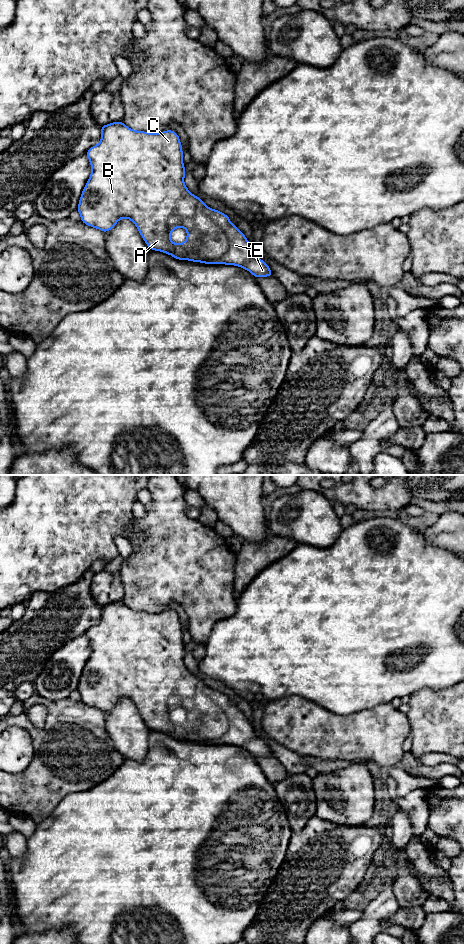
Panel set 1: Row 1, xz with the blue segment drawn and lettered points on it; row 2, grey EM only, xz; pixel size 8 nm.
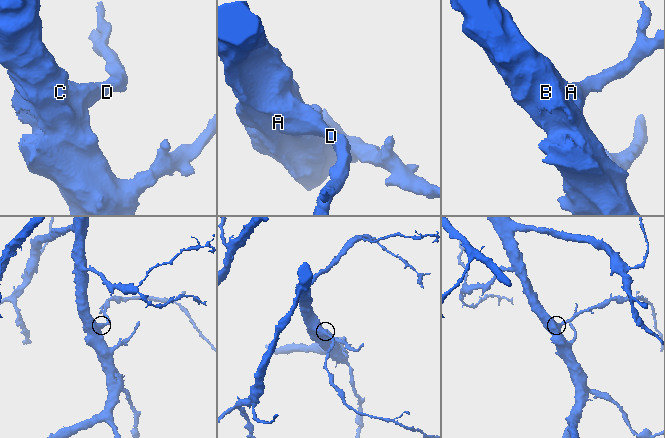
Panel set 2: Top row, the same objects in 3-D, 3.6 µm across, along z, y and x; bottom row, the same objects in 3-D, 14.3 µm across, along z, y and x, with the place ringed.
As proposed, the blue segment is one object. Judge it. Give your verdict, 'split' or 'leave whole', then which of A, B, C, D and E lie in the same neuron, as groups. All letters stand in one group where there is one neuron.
leave whole; A B C D E

